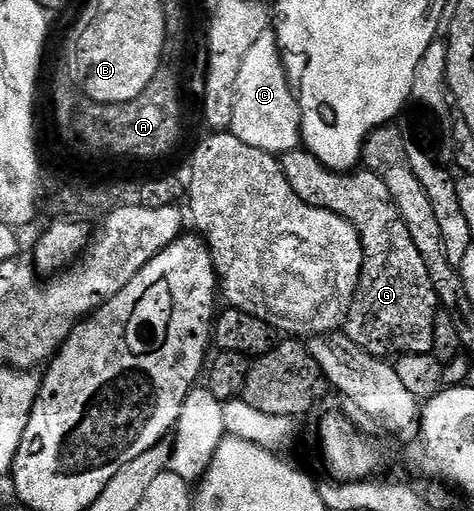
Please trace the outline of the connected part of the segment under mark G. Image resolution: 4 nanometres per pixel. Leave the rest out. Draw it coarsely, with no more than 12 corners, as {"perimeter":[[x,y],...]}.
{"perimeter":[[306,150],[280,169],[346,218],[364,261],[343,335],[381,358],[431,353],[434,282],[386,182]]}

